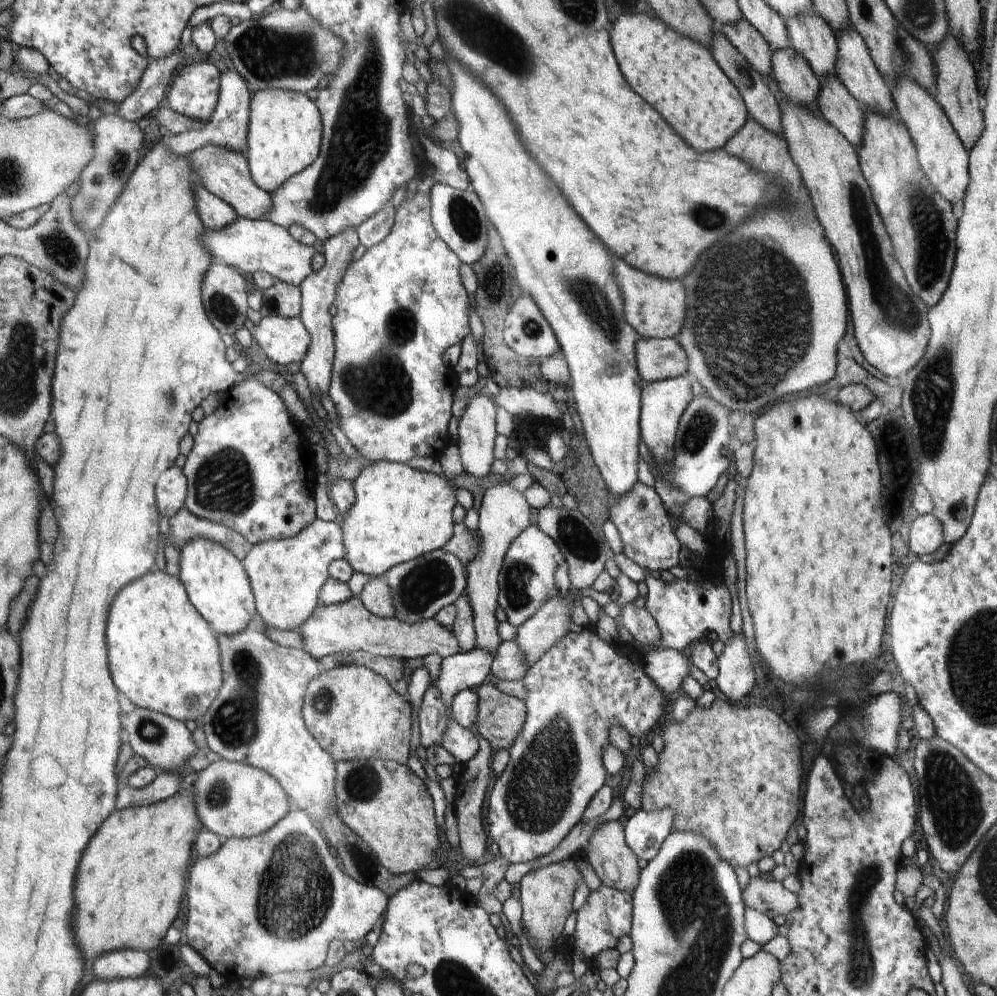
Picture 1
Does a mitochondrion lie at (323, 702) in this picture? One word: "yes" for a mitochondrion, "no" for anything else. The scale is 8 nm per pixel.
yes

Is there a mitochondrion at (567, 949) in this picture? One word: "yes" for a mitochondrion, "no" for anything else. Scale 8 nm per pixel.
no

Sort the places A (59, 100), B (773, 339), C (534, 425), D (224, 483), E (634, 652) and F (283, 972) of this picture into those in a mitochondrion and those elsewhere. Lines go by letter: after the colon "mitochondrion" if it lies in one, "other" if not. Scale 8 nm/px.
A: other
B: mitochondrion
C: other
D: mitochondrion
E: other
F: other

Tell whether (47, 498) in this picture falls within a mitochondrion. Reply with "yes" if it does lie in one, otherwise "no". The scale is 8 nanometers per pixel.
no

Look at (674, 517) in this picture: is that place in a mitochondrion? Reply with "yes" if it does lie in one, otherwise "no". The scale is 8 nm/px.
no

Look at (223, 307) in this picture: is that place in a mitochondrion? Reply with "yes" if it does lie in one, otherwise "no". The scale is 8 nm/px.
yes

